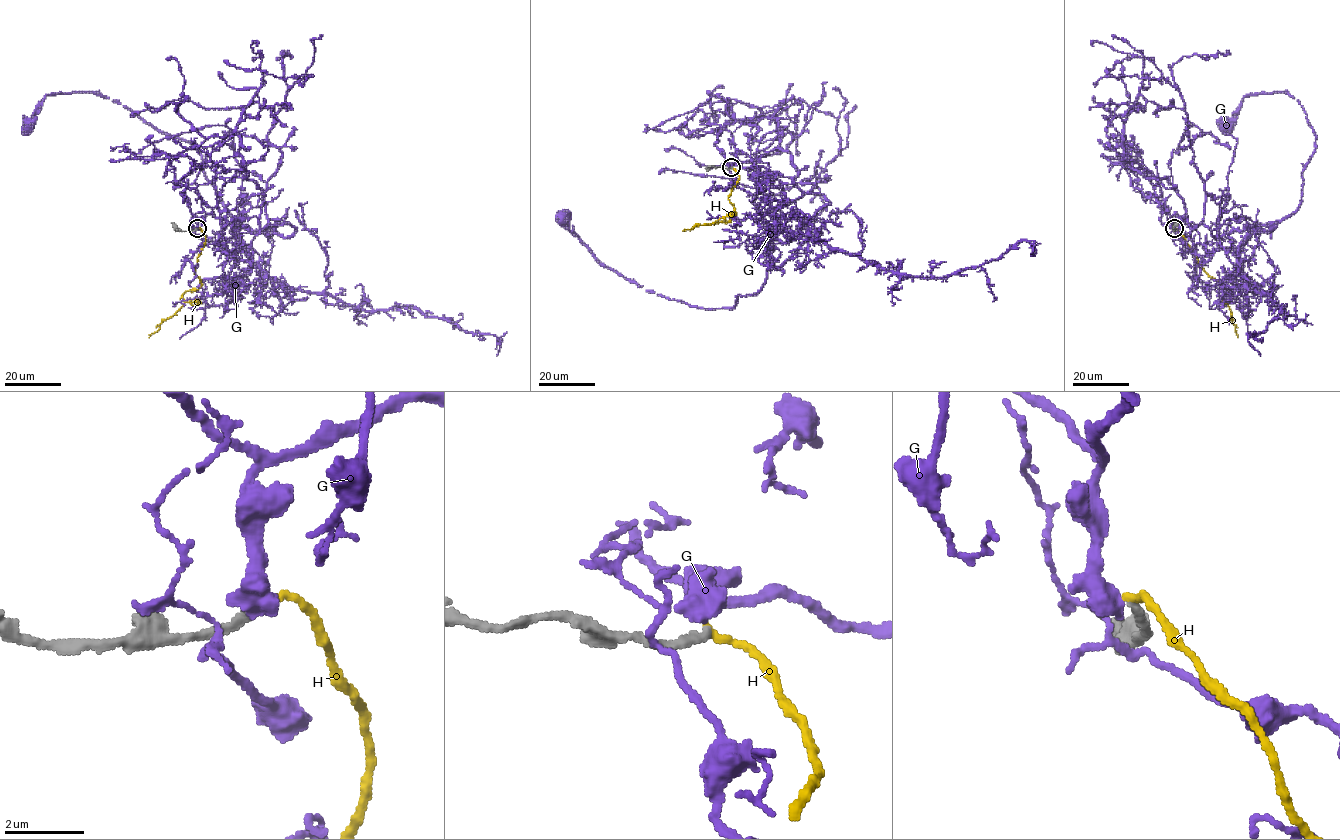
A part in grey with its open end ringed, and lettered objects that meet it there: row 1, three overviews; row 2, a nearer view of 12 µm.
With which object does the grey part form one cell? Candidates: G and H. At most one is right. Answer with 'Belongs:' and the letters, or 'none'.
Belongs: G

